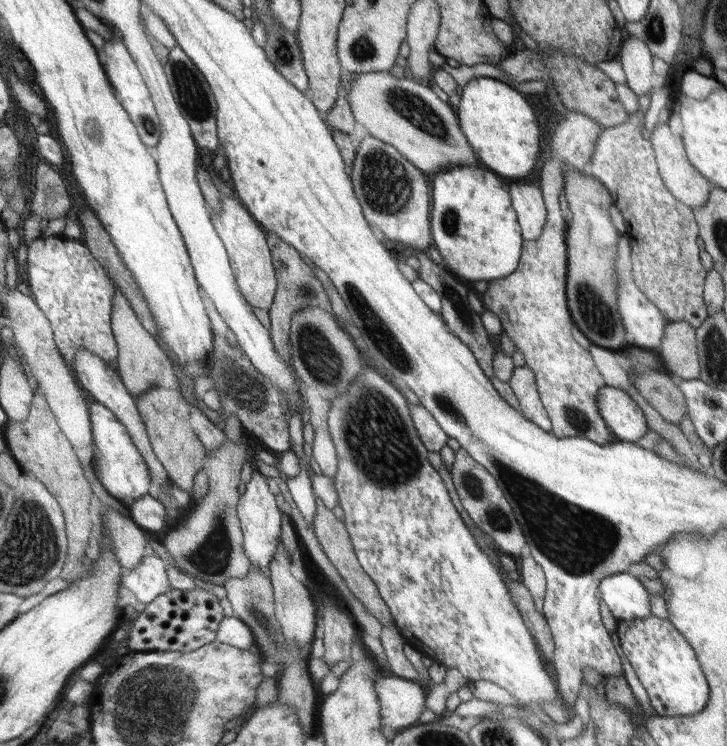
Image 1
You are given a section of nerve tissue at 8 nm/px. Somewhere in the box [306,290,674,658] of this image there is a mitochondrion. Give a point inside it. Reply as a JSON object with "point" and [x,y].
{"point":[577,541]}

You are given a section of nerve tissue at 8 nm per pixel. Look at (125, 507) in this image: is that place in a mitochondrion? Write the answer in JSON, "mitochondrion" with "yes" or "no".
{"mitochondrion":"no"}

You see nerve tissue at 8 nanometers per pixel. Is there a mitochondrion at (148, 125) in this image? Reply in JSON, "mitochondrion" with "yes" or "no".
{"mitochondrion":"yes"}

